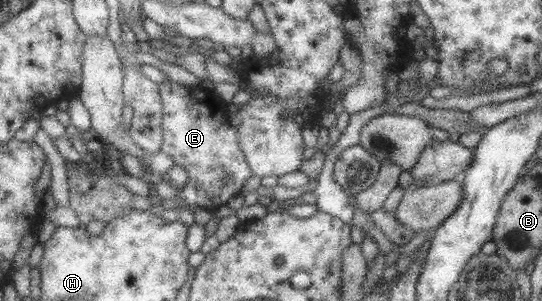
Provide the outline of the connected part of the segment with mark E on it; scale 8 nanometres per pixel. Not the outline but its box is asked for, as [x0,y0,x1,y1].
[159,77,254,211]

